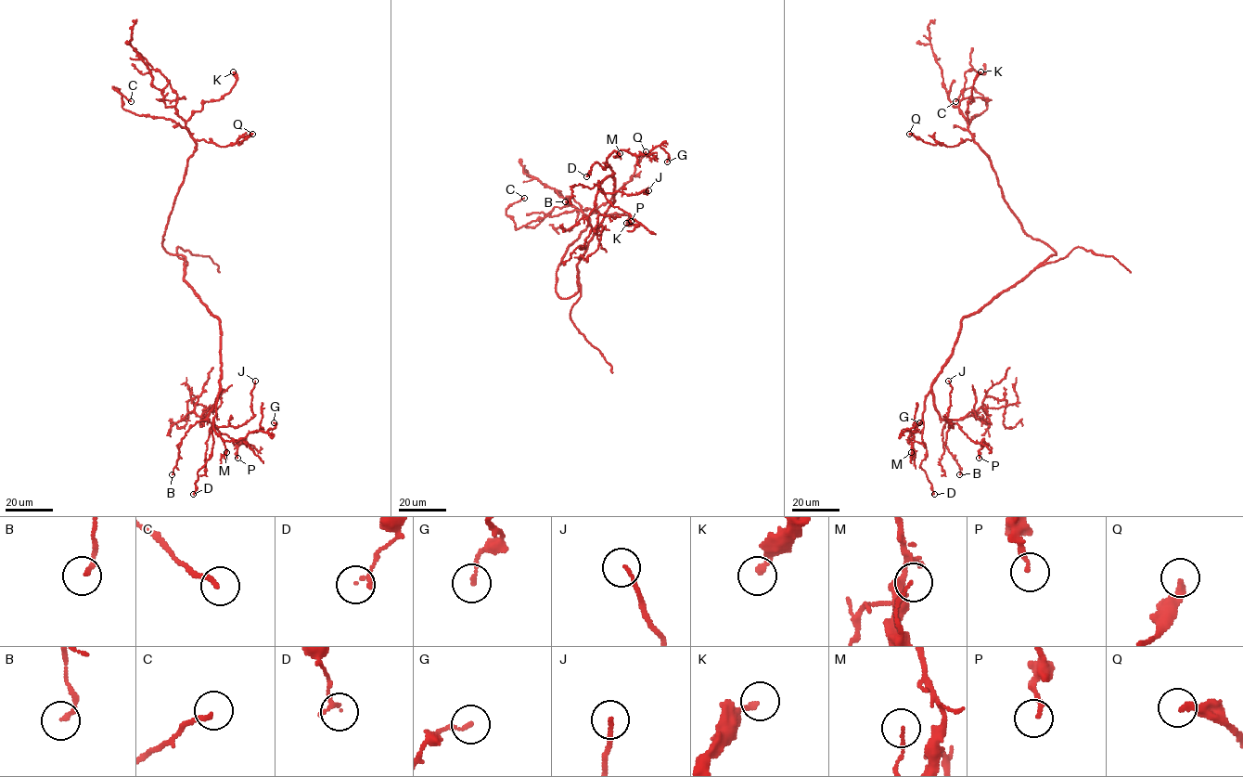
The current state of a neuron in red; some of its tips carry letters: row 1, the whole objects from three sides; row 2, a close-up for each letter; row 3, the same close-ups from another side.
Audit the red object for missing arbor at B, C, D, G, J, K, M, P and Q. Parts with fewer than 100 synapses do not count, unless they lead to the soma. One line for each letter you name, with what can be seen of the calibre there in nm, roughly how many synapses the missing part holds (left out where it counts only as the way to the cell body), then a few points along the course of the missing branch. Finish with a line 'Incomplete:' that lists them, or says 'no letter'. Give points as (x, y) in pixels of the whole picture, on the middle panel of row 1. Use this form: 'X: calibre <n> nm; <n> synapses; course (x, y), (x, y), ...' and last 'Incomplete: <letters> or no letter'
Incomplete: no letter

